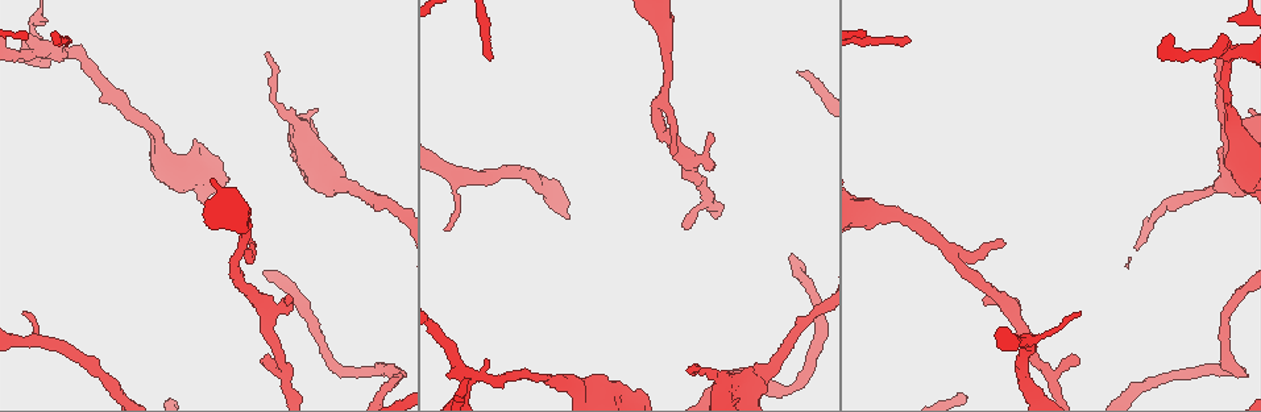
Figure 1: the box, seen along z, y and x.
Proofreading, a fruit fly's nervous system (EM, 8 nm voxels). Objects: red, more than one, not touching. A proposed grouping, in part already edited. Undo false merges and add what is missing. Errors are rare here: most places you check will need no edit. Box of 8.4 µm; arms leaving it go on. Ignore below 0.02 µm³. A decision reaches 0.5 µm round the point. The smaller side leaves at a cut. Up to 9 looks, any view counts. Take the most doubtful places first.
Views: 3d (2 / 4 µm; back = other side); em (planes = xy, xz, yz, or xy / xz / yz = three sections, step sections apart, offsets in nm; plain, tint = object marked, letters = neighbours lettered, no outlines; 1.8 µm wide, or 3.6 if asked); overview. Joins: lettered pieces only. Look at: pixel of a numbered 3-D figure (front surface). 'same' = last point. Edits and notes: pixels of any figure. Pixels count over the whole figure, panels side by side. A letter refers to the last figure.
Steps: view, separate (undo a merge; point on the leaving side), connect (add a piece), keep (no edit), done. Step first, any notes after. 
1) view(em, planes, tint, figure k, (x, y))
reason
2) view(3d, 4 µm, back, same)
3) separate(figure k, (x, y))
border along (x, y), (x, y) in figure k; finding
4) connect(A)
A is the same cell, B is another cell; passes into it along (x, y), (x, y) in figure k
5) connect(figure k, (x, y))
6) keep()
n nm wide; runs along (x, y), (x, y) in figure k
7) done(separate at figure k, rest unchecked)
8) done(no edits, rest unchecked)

view(3d, 4 µm, figure 1, (1228, 53))
three arms meet

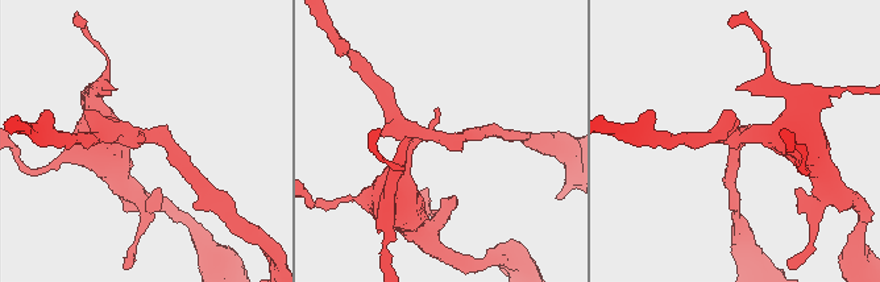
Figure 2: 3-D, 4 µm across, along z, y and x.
view(em, xz, step 4, tint, figure 2, (737, 136))
3 arms; arms of 190, 220, 320 nm

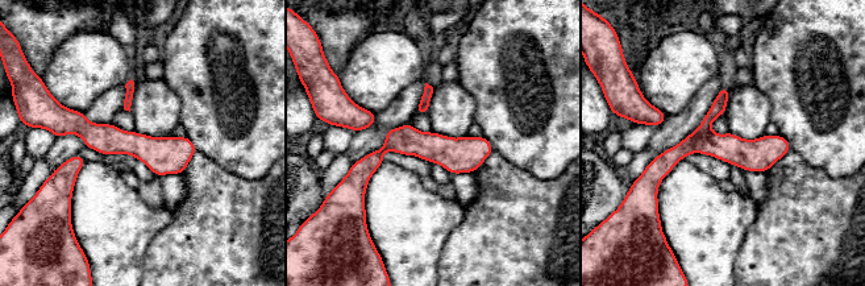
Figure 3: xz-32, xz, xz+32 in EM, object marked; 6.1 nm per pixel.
view(em, planes, letters, same)

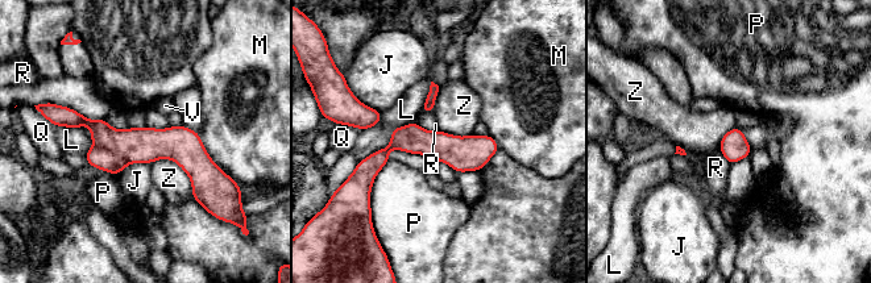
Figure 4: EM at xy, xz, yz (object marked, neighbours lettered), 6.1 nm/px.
separate(figure 4, (100, 158))
J, L, M, P, Q, R, V and Z are other cells; border along (94, 144), (115, 152), (129, 163) in figure 4; a second neuron is stuck on

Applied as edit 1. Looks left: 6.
view(overview)
redraw

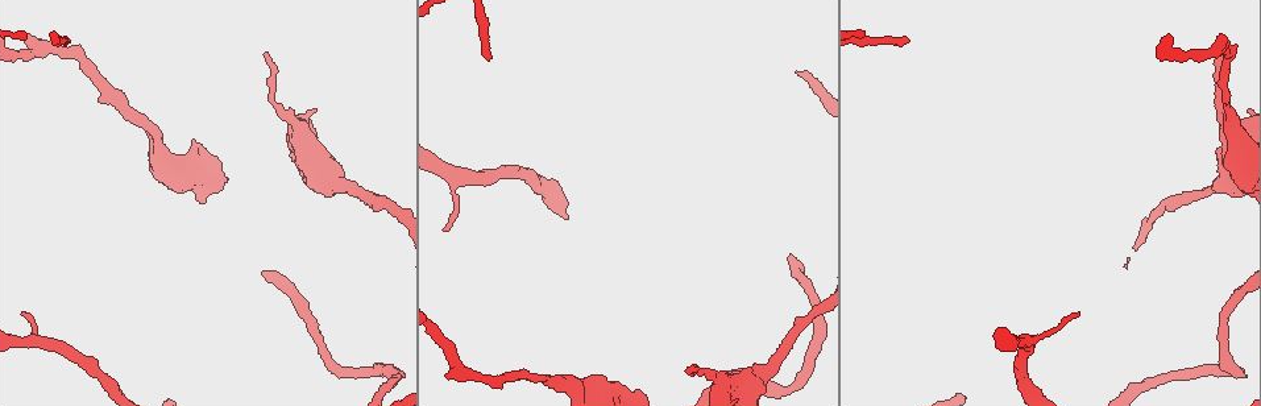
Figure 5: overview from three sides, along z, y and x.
view(em, 3.6 µm, planes, letters, figure 5, (265, 53))
long arm stops here

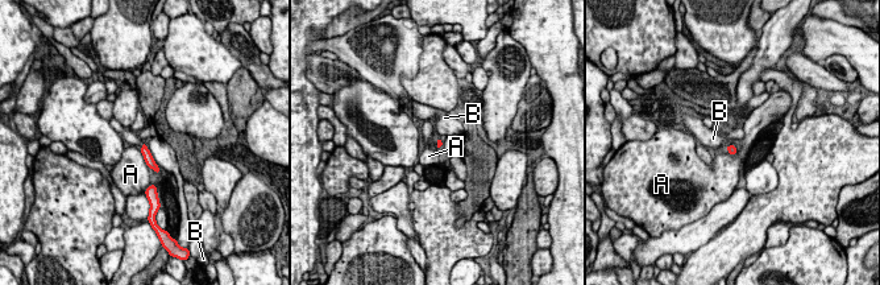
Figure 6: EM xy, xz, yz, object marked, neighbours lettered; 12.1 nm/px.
keep()
A and B are other cells; no lettered piece goes on from it

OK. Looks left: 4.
done(separate at figure 4, rest unchecked)

